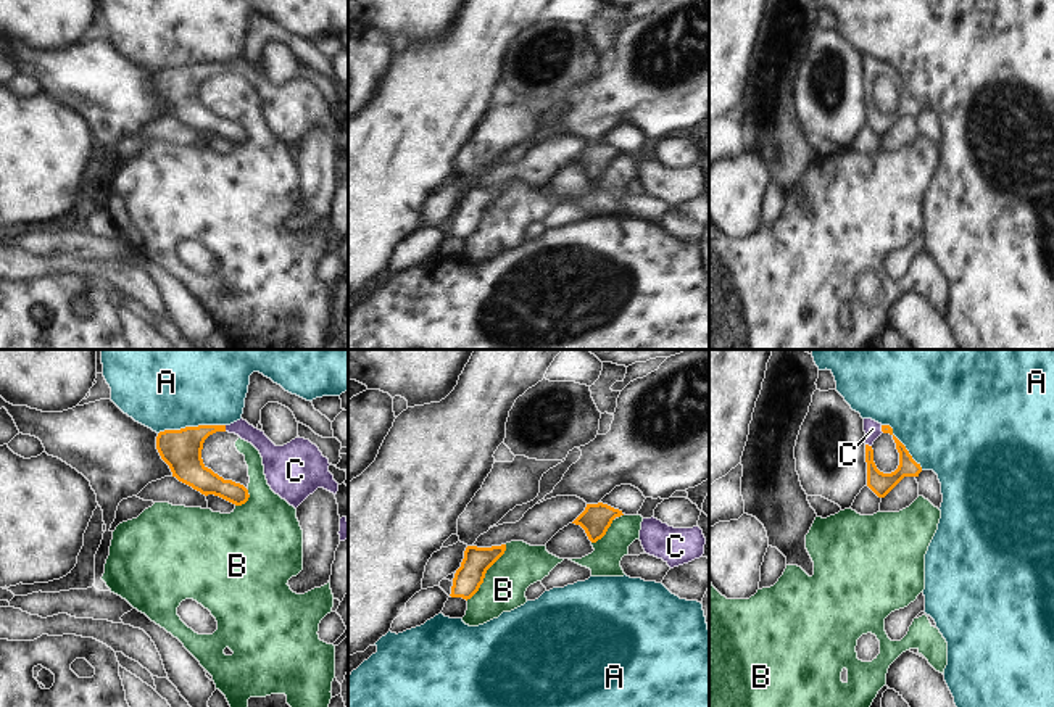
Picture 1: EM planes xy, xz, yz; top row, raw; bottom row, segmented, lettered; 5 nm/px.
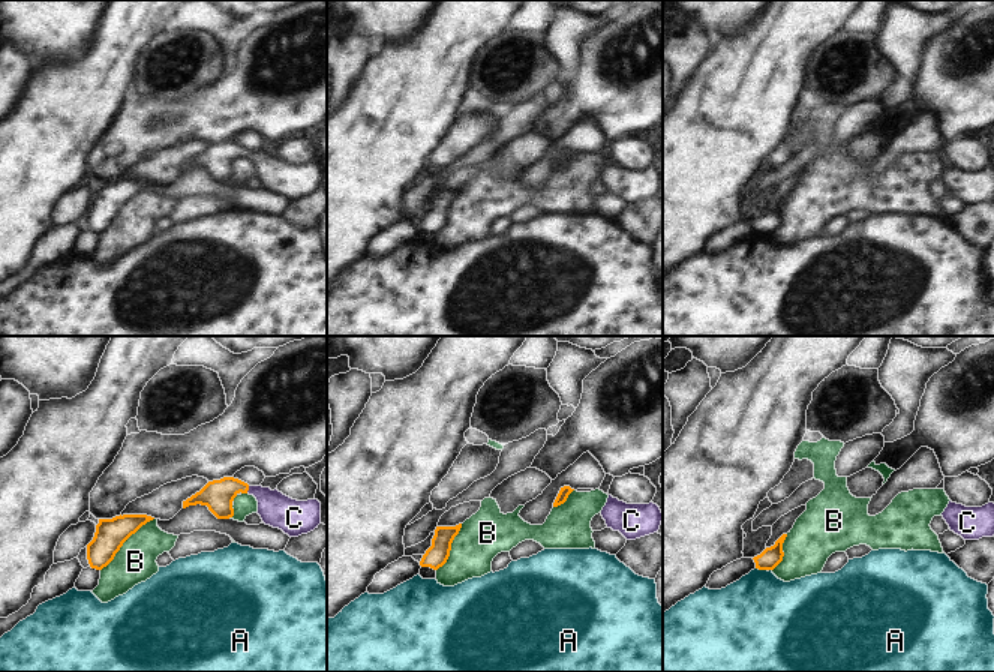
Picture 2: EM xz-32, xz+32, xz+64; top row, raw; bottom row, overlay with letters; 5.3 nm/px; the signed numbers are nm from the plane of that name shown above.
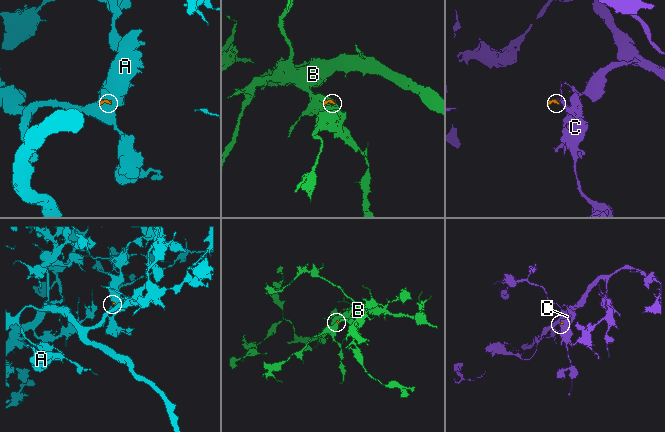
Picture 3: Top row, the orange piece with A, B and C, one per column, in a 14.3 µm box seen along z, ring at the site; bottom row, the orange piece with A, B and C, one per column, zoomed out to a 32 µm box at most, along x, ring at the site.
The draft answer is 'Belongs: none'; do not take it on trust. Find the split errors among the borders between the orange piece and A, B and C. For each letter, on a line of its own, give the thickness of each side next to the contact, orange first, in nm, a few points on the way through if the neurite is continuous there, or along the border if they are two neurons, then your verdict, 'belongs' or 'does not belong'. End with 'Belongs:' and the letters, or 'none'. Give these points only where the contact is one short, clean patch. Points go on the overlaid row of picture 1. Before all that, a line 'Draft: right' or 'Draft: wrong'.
Draft: wrong
A: calibres 200 and 500 nm; does not belong
B: calibres 140 and 220 nm; does not belong
C: calibres 100 and 90 nm; way yz (908, 467), (898, 442), (882, 429), (872, 429); belongs
Belongs: C

